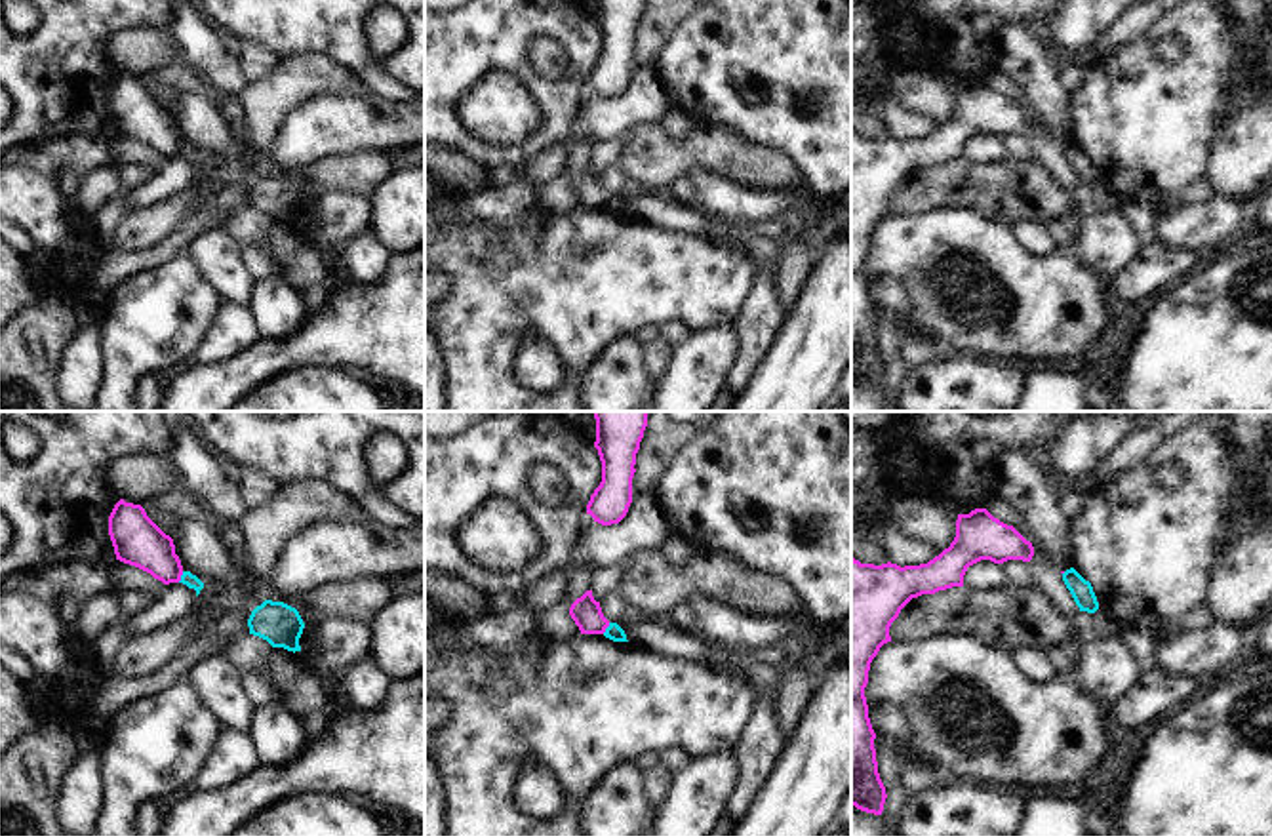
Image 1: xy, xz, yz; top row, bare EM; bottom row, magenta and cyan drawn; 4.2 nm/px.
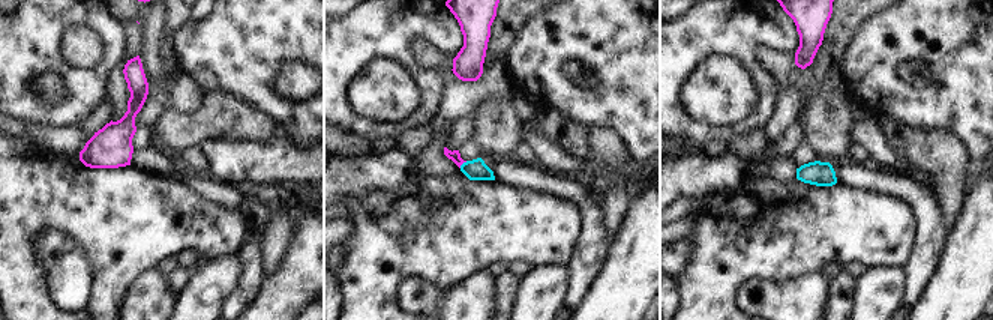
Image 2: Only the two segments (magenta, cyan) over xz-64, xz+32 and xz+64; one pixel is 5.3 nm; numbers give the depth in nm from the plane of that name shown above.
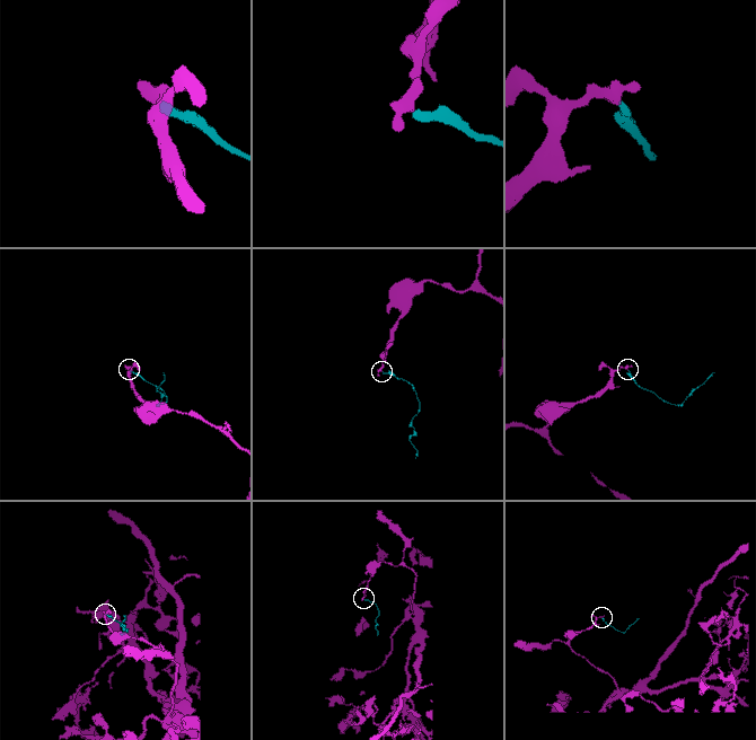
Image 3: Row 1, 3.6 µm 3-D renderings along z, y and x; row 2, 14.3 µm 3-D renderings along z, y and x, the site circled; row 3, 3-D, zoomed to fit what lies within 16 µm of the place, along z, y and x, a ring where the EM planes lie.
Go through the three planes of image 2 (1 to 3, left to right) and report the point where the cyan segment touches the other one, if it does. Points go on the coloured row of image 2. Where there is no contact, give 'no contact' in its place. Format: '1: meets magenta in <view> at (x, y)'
1: no contact
2: meets magenta in xz+32 at (462, 163)
3: no contact

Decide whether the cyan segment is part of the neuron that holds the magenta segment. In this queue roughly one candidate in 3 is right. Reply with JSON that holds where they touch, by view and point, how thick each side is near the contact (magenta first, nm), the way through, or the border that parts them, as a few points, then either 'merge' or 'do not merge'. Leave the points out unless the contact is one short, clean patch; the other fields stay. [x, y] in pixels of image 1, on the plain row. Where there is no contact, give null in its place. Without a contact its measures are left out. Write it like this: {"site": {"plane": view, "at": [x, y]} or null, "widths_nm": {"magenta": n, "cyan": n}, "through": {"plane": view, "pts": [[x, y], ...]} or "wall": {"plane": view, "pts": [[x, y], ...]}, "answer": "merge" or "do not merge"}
{"site": {"plane": "xy", "at": [179, 151]}, "widths_nm": {"magenta": 200, "cyan": 60}, "wall": {"plane": "xy", "pts": [[183, 145], [178, 155]]}, "answer": "do not merge"}

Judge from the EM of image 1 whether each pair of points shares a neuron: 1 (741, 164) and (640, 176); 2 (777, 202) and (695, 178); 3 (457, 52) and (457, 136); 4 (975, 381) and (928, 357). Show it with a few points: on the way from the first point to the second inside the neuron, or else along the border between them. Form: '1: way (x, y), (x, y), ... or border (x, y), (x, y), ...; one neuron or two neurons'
1: way (716, 159), (665, 159); one neuron
2: way (756, 202), (728, 202), (716, 197); one neuron
3: way (446, 73), (446, 115); one neuron
4: border (941, 358), (909, 374); two neurons

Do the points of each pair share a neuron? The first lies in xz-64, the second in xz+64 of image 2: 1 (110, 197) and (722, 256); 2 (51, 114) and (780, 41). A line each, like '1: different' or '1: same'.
1: same
2: same

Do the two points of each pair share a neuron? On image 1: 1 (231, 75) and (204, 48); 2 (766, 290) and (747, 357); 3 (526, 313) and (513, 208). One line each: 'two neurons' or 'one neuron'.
1: one neuron
2: one neuron
3: two neurons

